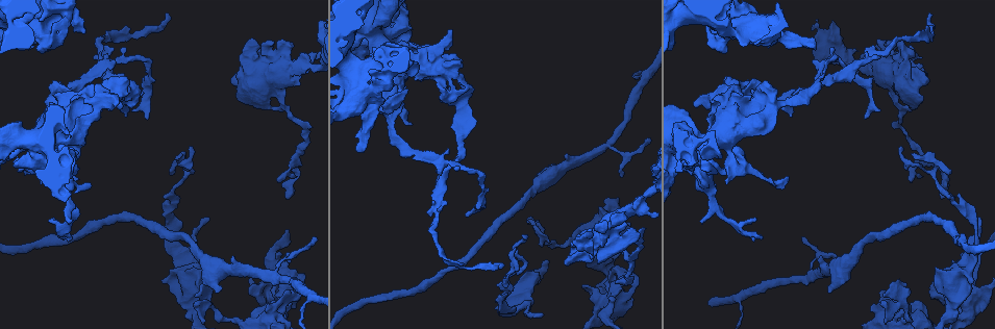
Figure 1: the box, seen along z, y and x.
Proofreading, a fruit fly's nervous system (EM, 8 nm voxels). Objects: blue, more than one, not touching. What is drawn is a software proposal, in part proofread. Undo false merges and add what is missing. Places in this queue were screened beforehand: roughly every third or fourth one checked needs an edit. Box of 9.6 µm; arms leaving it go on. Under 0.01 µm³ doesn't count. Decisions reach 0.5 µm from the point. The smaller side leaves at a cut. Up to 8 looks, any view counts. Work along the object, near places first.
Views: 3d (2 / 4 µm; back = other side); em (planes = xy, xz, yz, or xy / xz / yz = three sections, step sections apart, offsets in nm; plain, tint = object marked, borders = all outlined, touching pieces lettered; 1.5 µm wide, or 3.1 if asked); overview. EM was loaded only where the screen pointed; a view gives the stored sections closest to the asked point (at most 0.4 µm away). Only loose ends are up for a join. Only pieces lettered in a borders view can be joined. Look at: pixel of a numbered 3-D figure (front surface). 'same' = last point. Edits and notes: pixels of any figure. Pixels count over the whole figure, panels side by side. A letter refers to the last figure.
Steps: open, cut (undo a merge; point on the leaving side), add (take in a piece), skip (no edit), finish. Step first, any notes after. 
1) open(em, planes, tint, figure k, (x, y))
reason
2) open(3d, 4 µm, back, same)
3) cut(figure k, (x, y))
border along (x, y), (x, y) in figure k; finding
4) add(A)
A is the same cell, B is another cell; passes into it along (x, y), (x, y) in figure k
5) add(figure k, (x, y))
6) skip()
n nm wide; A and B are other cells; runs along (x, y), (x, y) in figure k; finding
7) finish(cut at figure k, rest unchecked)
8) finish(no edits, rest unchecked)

open(3d, 2 µm, back, figure 1, (875, 83))
free end

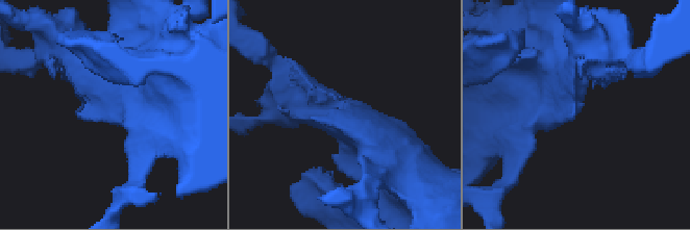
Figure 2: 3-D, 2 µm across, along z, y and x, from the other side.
open(em, 3.1 µm, planes, borders, figure 2, (312, 119))

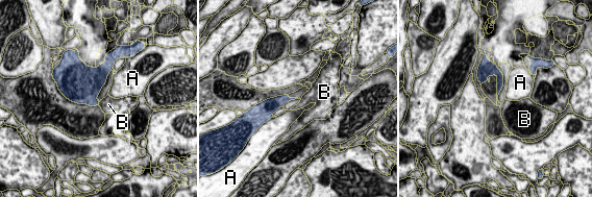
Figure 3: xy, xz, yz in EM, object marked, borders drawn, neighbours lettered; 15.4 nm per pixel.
skip()
A touches over 80 nm; A and B are other cells; border along (100, 101), (98, 104) in figure 3; no lettered piece goes on from it

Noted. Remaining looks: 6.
open(3d, 4 µm, figure 1, (216, 291))
free end

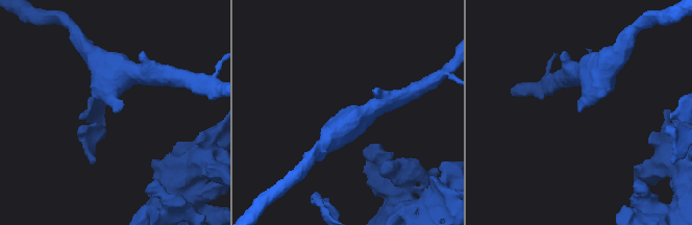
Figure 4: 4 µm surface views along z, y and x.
open(em, planes, borders, figure 4, (115, 111))
shape alone is not enough

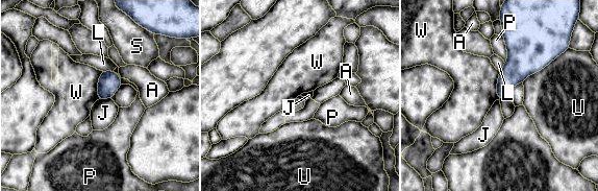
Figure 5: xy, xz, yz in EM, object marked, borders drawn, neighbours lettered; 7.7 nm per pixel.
skip()
A, J, L, P, S, U and W are other cells; none of them fits

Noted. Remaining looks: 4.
open(3d, 4 µm, figure 1, (726, 181))
free end

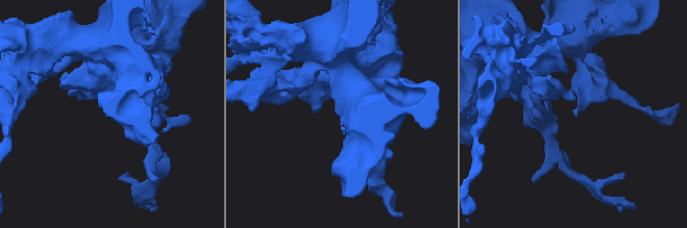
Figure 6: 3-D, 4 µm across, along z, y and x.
open(em, planes, borders, figure 6, (575, 115))
need the tissue

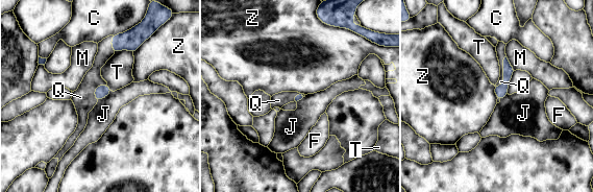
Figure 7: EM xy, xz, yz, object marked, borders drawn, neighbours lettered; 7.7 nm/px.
add(Q)
Q is the same cell, C, F, J, M, T and Z are other cells; it goes on there

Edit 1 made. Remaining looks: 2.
finish(add at figure 7, rest unchecked)

